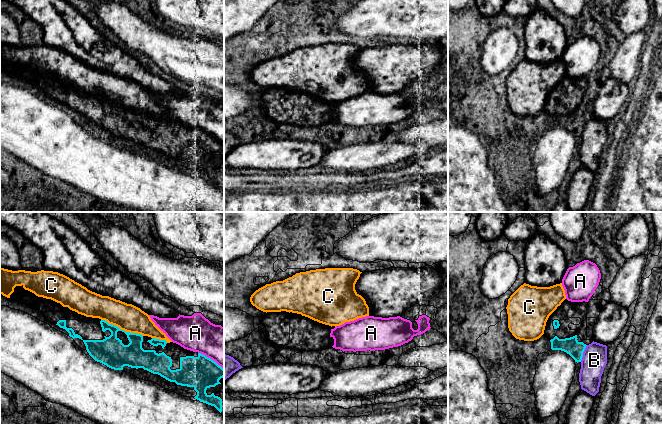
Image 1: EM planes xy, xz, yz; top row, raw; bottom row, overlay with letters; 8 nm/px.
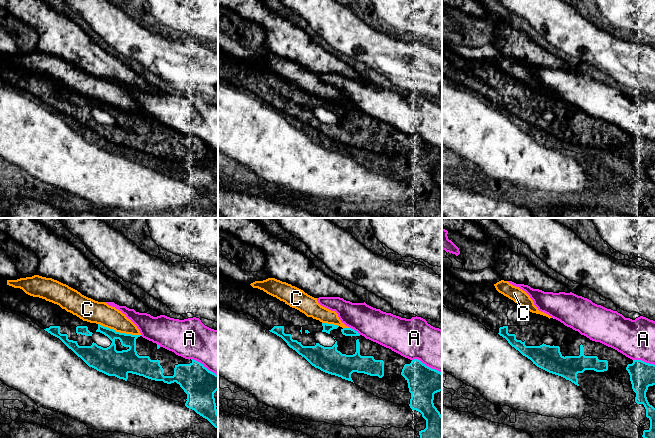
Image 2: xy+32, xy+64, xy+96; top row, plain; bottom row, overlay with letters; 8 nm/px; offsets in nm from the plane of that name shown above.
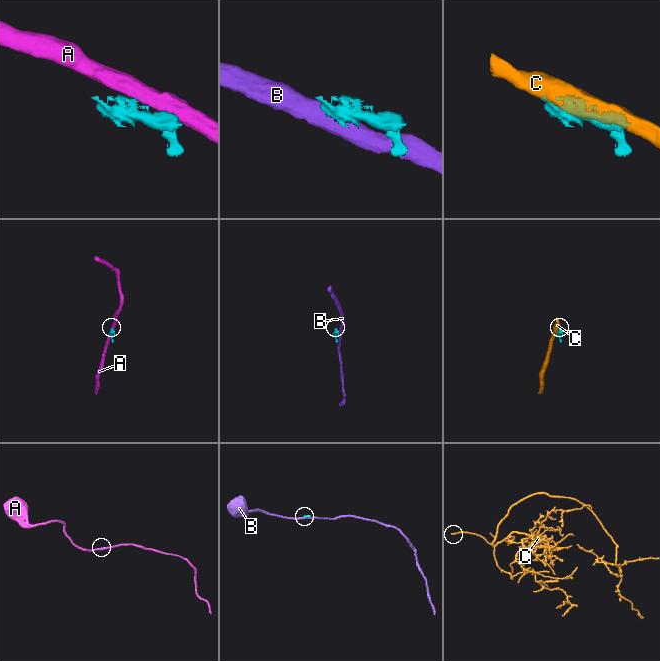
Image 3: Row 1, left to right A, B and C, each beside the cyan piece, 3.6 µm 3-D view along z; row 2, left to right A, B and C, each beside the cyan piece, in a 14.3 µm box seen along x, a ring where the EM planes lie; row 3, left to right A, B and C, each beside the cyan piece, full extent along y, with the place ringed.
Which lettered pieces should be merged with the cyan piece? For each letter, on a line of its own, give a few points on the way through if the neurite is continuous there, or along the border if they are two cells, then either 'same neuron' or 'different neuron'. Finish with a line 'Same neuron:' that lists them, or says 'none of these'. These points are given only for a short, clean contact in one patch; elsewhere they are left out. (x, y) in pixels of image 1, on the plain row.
A: different neuron
B: different neuron
C: different neuron
Same neuron: none of these

